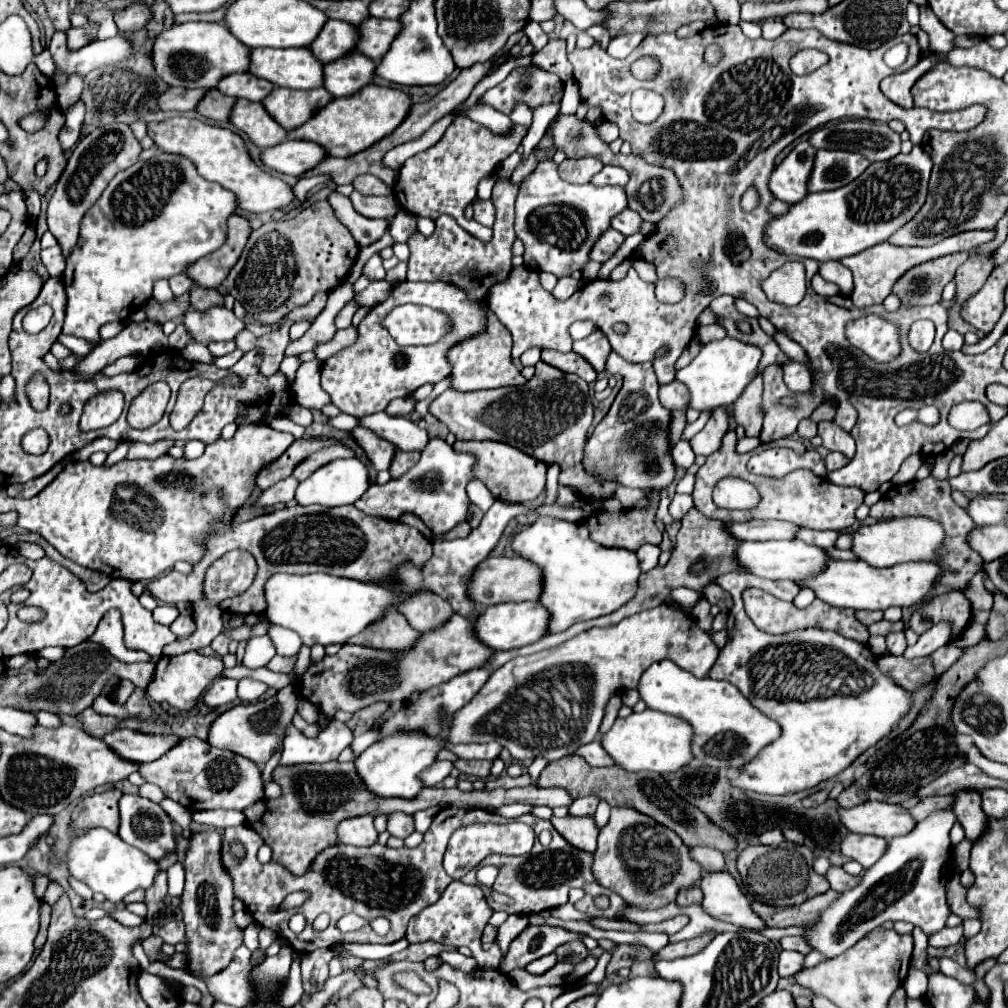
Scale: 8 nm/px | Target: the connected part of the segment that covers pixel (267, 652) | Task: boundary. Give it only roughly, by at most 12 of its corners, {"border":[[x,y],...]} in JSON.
{"border":[[268,635],[248,641],[242,665],[258,669],[275,655]]}

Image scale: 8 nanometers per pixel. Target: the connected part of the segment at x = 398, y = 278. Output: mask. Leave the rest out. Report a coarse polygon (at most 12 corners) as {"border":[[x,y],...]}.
{"border":[[400,261],[386,273],[392,285],[406,279],[408,263]]}

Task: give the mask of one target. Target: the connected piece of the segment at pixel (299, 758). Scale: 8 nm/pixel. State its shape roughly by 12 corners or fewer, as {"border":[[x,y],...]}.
{"border":[[330,721],[316,739],[284,731],[280,765],[334,761],[352,729]]}

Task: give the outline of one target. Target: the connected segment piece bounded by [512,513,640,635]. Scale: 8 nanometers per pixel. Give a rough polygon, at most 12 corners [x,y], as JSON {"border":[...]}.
{"border":[[540,515],[512,549],[544,571],[550,633],[636,593],[636,553]]}

